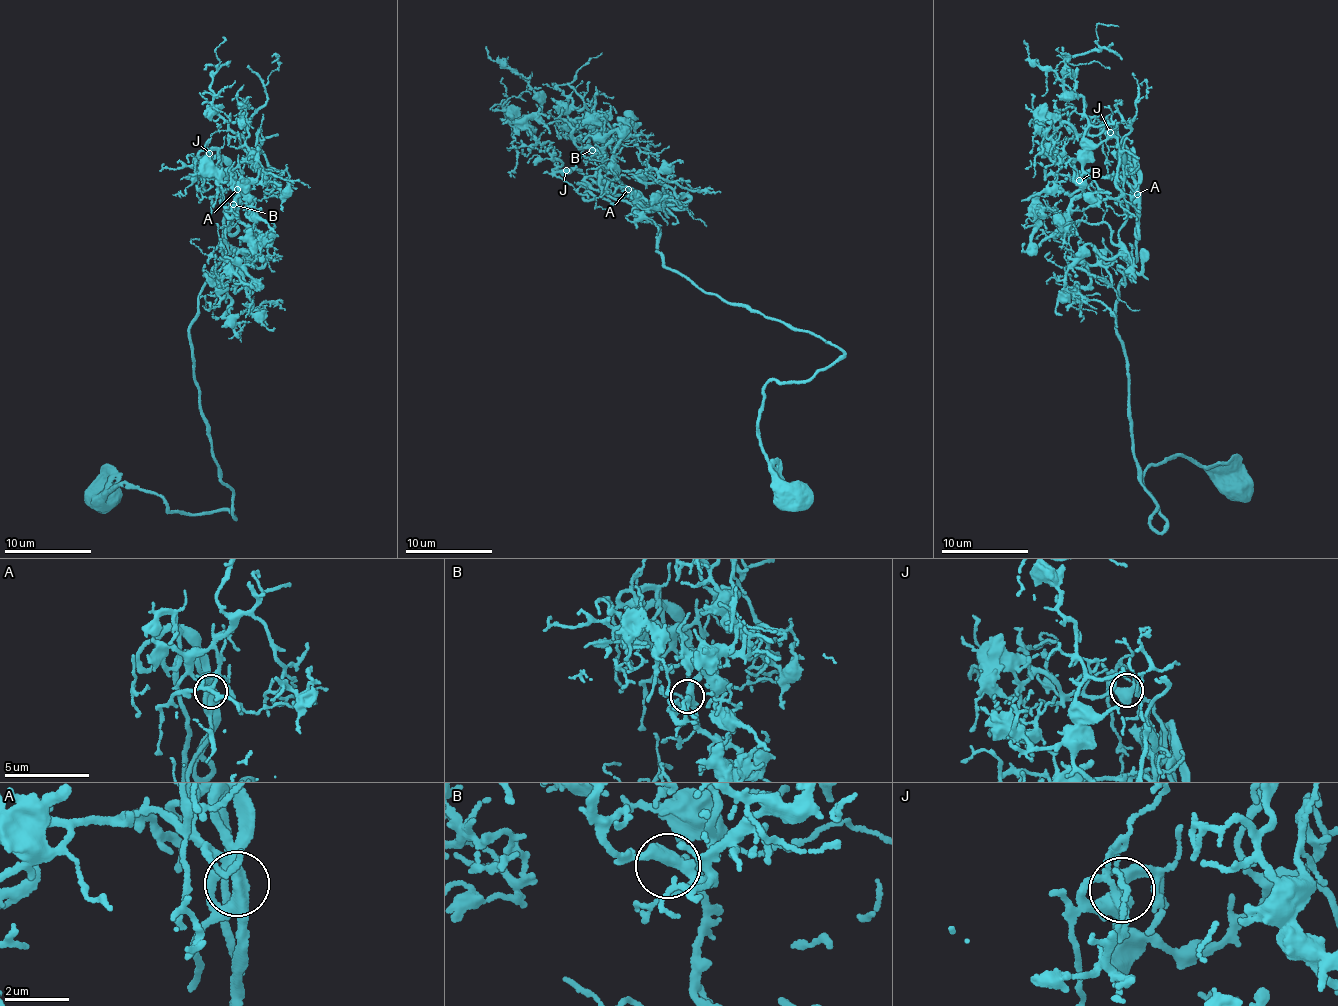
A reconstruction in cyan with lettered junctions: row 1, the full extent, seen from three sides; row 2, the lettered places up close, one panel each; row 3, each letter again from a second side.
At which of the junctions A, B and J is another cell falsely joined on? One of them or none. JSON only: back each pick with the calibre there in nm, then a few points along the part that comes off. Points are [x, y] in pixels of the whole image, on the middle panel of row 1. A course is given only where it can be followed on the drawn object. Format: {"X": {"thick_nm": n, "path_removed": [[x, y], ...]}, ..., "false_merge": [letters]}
{"false_merge": []}

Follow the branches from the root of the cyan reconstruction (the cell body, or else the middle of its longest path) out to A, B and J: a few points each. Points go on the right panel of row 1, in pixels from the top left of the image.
A: (1236, 485), (1178, 454), (1149, 465), (1142, 483), (1167, 522), (1151, 525), (1116, 310), (1136, 258), (1138, 193)
B: (1236, 485), (1178, 454), (1149, 465), (1167, 522), (1151, 525), (1116, 310), (1138, 191), (1115, 174), (1079, 180)
J: (1236, 485), (1178, 454), (1149, 465), (1167, 522), (1151, 525), (1116, 310), (1137, 254), (1134, 168), (1110, 132)

